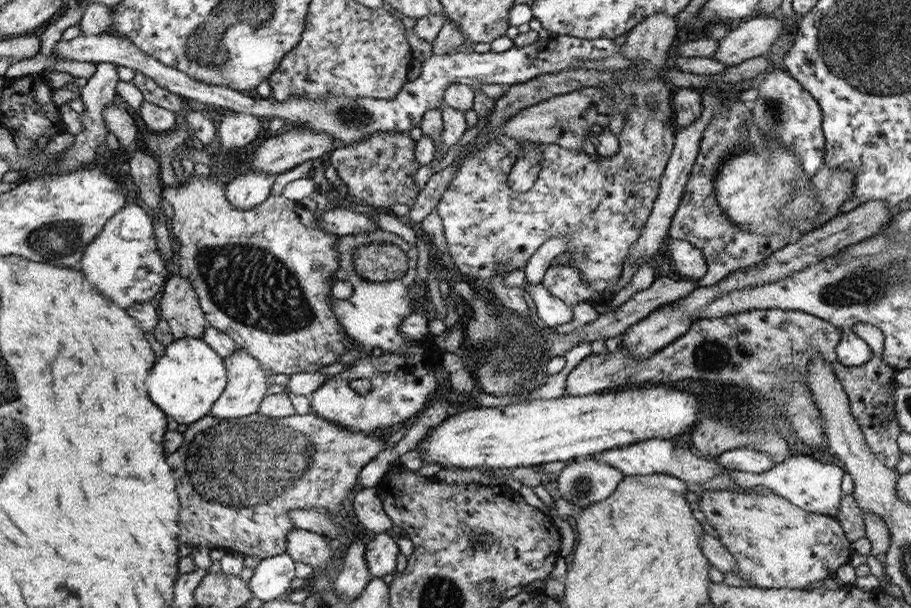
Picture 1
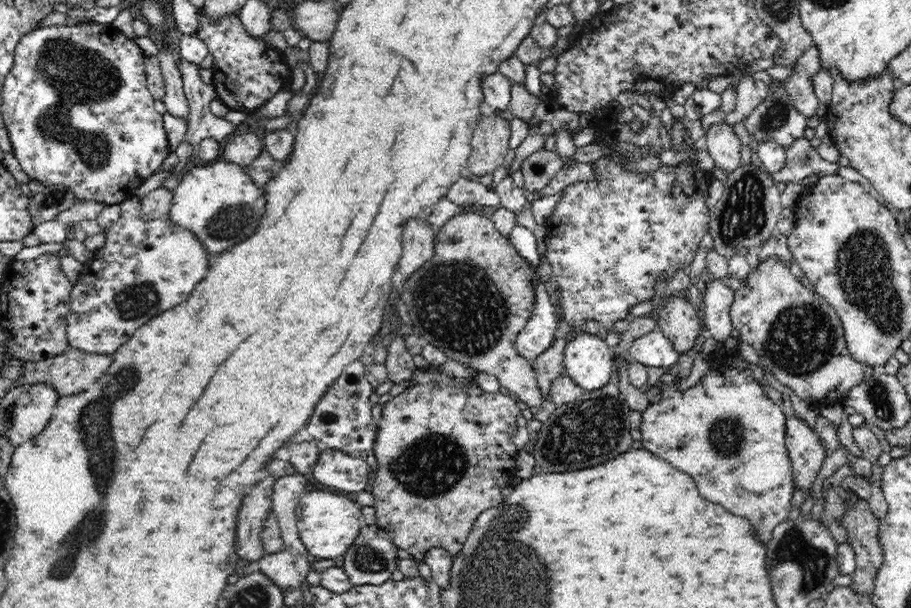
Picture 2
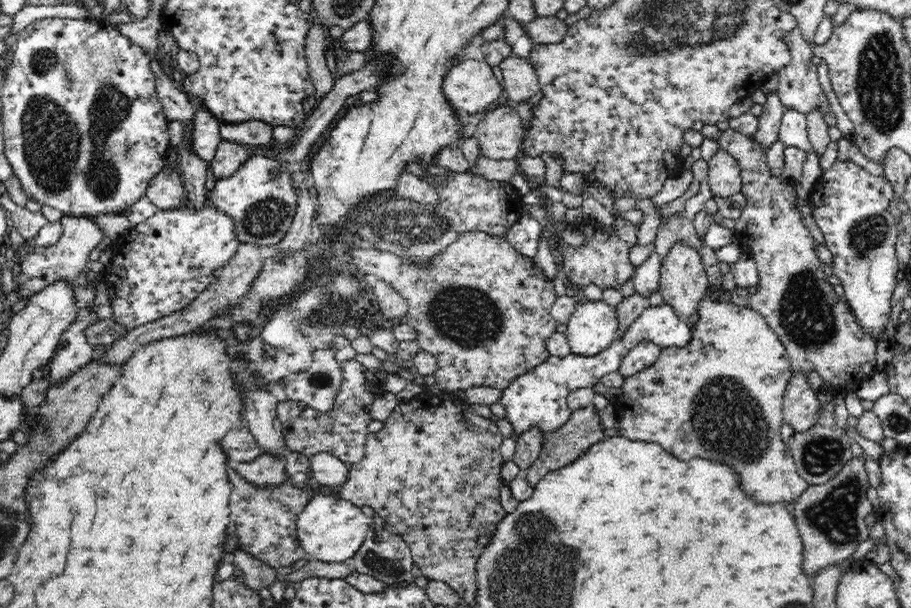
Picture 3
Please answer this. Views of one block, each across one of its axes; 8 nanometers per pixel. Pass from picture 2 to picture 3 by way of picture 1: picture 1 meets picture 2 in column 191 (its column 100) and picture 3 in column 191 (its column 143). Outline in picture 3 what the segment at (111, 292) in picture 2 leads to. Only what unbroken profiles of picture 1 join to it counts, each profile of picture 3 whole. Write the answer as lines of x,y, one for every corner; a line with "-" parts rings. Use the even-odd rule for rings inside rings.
184,204
174,210
158,209
153,216
120,237
113,250
112,265
103,270
114,322
129,331
186,308
215,281
214,274
229,264
240,244
236,239
234,221
210,206
194,209

